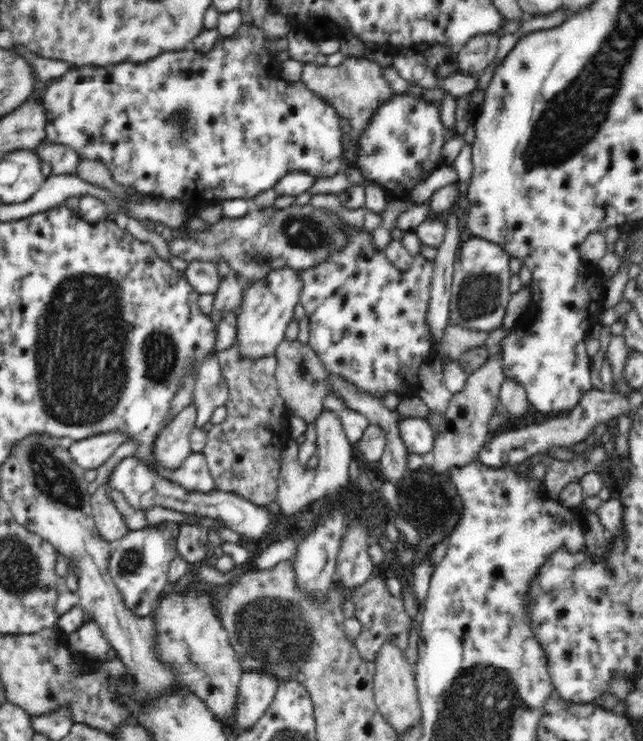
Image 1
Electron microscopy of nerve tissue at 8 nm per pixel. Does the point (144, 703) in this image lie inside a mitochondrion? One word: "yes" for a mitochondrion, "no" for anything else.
no

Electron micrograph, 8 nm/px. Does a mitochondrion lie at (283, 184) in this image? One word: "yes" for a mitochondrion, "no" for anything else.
no

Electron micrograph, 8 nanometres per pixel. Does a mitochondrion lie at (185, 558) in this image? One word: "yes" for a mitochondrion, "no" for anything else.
no

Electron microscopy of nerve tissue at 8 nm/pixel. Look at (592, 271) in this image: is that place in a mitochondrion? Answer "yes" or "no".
no

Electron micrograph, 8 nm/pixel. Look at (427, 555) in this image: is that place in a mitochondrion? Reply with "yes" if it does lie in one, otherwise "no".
no

